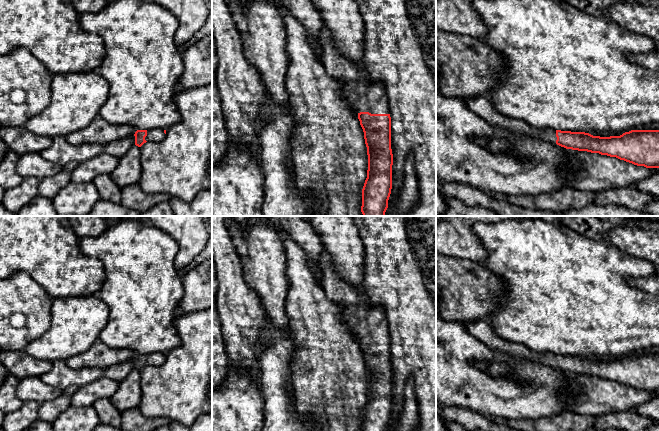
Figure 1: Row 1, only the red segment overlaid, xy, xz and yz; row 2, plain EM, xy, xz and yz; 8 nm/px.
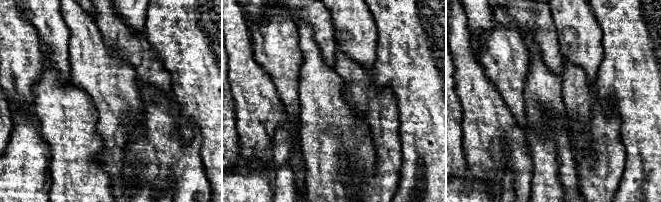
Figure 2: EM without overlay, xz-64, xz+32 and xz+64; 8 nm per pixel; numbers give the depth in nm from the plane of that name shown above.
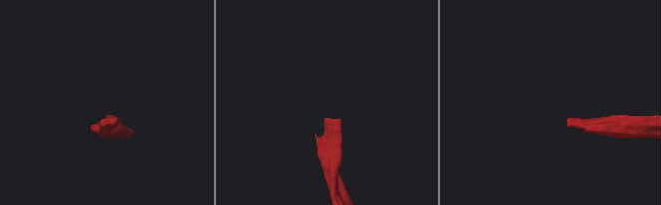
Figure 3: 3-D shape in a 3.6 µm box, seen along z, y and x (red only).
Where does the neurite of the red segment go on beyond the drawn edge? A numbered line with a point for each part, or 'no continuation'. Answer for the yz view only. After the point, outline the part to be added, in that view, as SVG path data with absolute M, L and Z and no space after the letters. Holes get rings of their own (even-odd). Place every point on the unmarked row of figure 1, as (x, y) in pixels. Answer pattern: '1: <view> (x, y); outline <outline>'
1: yz (481, 330); outline M487 319L466 322L467 331L489 349L507 353L516 360L525 360L539 365L556 368L556 354L535 352L521 343L510 342L498 336Z

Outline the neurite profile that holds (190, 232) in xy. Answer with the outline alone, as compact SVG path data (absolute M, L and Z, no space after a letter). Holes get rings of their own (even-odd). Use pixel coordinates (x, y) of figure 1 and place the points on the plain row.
M148 216L152 224L174 238L179 251L174 259L175 269L181 270L204 250L209 234L200 216Z

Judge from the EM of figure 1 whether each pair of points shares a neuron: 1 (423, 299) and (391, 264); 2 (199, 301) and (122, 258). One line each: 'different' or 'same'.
1: same
2: different

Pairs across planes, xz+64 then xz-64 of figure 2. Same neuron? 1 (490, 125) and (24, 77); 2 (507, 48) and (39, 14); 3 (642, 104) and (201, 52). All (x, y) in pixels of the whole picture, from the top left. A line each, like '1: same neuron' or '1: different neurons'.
1: same neuron
2: same neuron
3: same neuron

